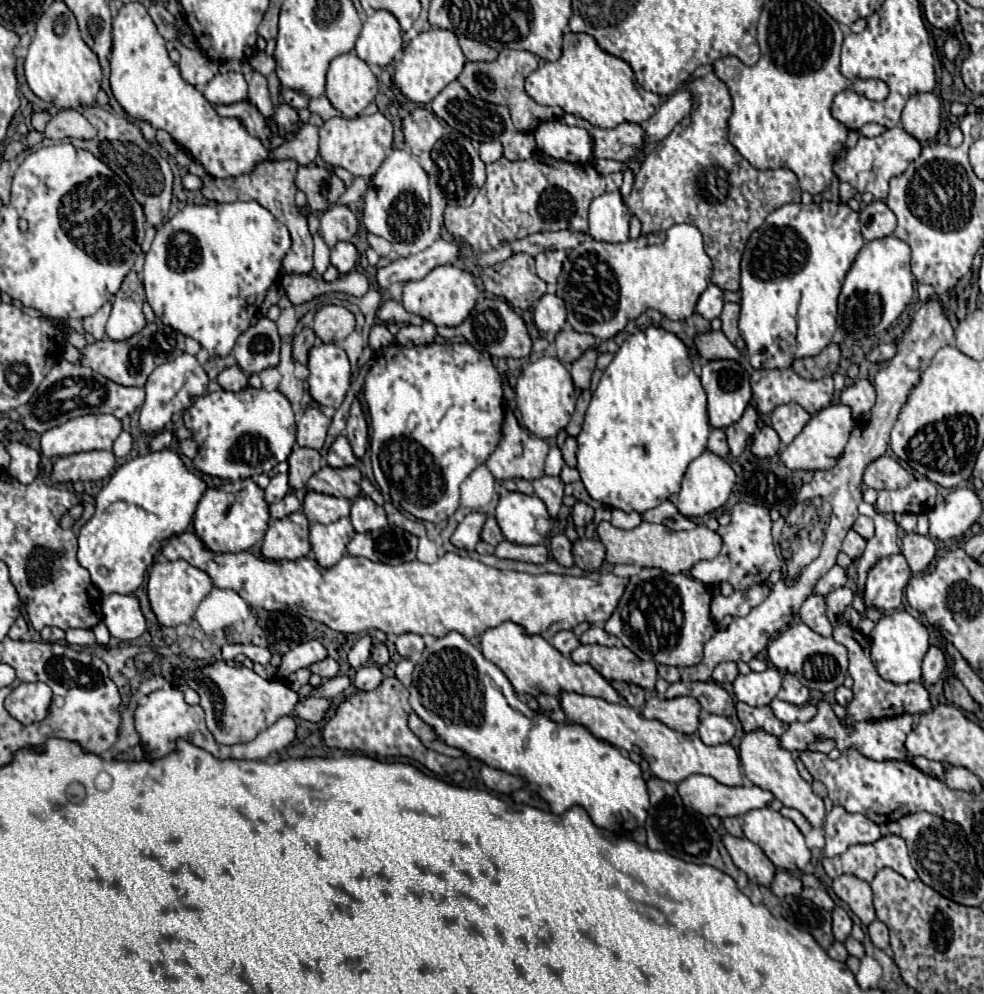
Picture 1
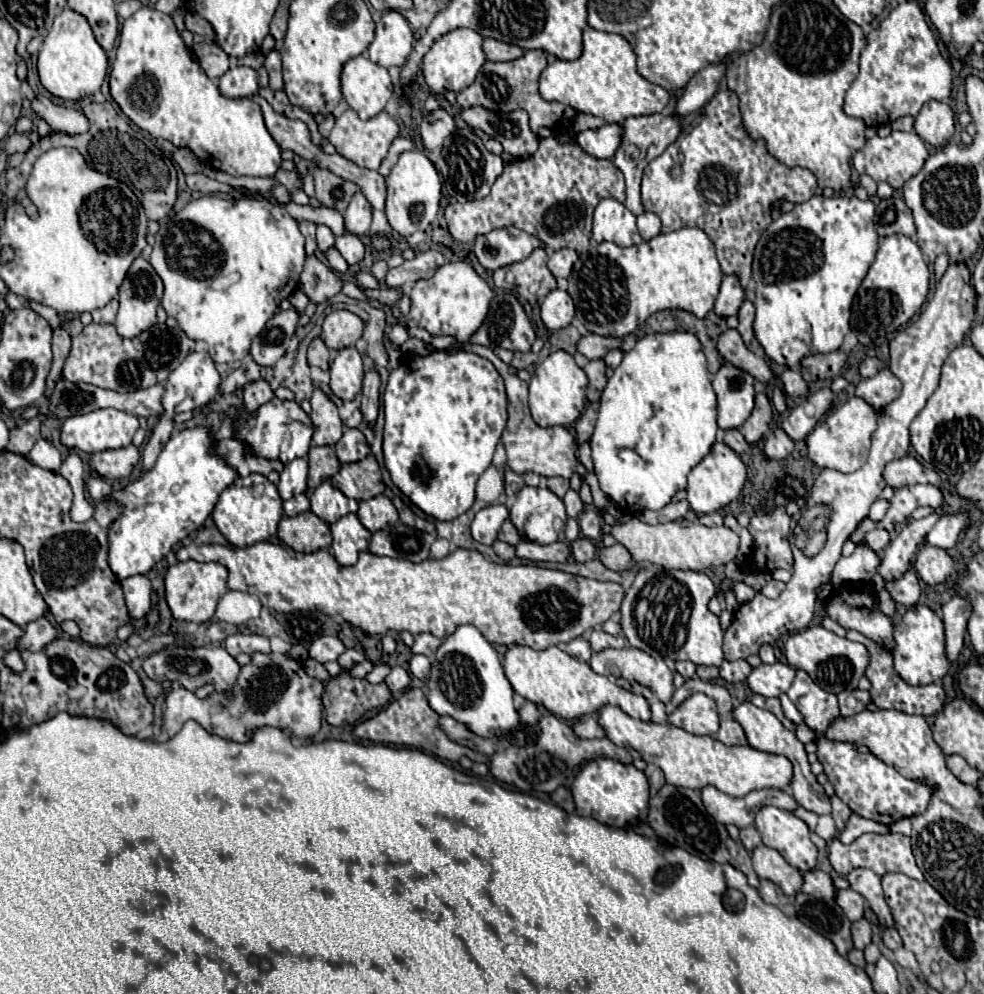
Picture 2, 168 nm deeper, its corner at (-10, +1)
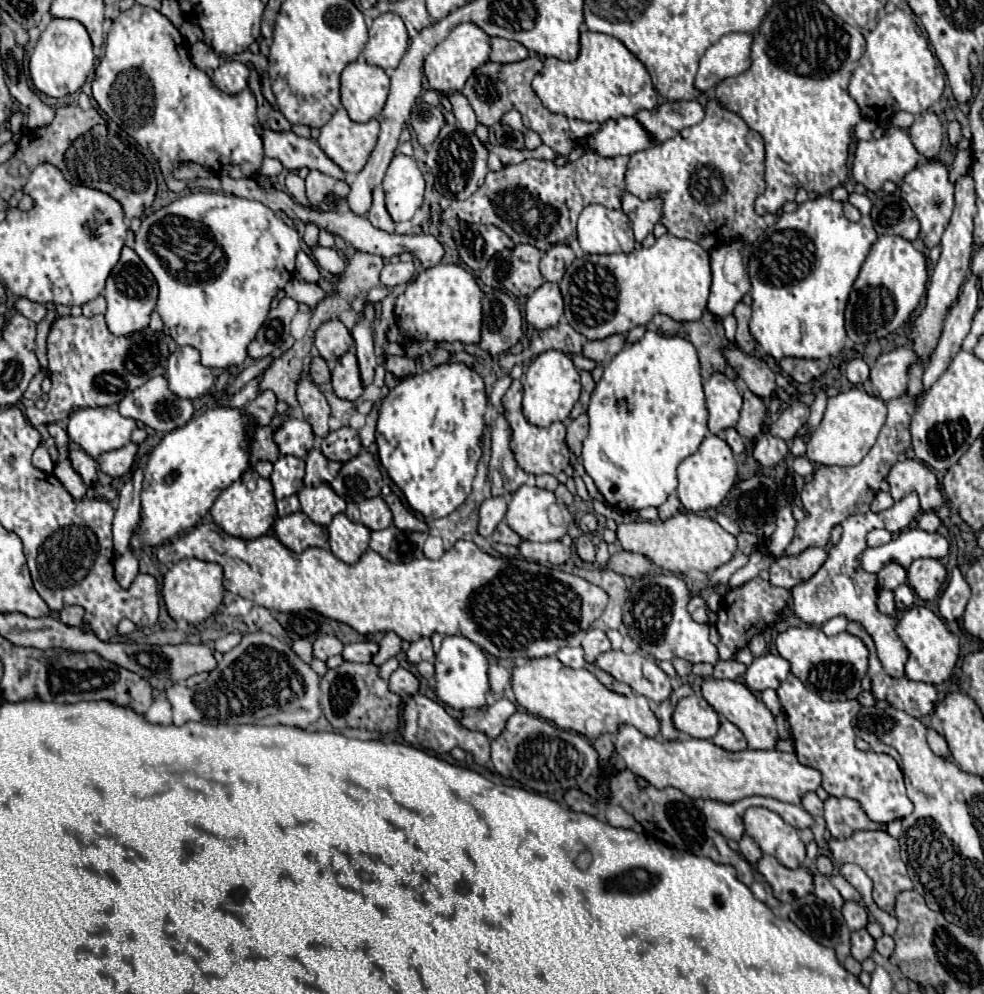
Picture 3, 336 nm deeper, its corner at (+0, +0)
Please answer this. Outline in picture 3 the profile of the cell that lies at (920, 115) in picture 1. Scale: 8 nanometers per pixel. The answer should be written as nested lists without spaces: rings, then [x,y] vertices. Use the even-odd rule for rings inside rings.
[[[923,112],[911,124],[909,136],[911,136],[911,142],[917,148],[917,152],[923,158],[933,160],[941,148],[941,142],[943,142],[943,124],[937,118],[937,114]]]

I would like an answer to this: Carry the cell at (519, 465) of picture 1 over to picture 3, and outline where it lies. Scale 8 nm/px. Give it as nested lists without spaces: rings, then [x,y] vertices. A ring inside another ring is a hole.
[[[513,380],[513,386],[501,398],[501,412],[511,428],[511,452],[519,468],[529,474],[553,474],[557,476],[569,466],[569,448],[565,444],[565,426],[563,422],[553,422],[547,428],[537,428],[525,420],[522,412],[523,387],[519,380]]]

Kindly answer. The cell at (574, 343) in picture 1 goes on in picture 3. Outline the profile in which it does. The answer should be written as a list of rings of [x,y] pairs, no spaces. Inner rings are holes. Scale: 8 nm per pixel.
[[[613,334],[605,340],[595,340],[595,342],[585,342],[583,346],[583,356],[599,362],[599,364],[609,364],[617,352],[625,346],[625,336],[623,334]]]

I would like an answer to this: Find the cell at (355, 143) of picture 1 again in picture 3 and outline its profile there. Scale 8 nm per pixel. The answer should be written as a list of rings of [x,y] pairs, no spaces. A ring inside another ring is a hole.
[[[339,108],[333,118],[321,128],[319,148],[339,164],[347,174],[357,174],[369,160],[379,136],[379,122],[373,118],[365,124],[351,122],[345,108]]]

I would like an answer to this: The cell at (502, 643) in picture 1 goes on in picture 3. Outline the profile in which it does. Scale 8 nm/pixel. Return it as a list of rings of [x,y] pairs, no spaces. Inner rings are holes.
[[[555,656],[531,658],[527,664],[515,666],[511,686],[513,686],[515,700],[527,712],[545,718],[563,730],[575,730],[589,740],[605,732],[615,734],[619,724],[631,724],[647,736],[655,736],[659,732],[659,722],[651,712],[645,696],[639,694],[623,696],[611,692],[589,670],[567,668]]]

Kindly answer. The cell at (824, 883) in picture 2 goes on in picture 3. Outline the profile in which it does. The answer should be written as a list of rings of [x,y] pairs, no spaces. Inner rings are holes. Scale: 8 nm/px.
[[[813,874],[813,886],[815,886],[815,896],[819,896],[823,902],[827,902],[827,904],[831,904],[833,908],[841,908],[843,906],[843,898],[841,898],[841,894],[831,886],[831,882],[829,882],[829,878],[827,876],[823,876],[823,874]]]

